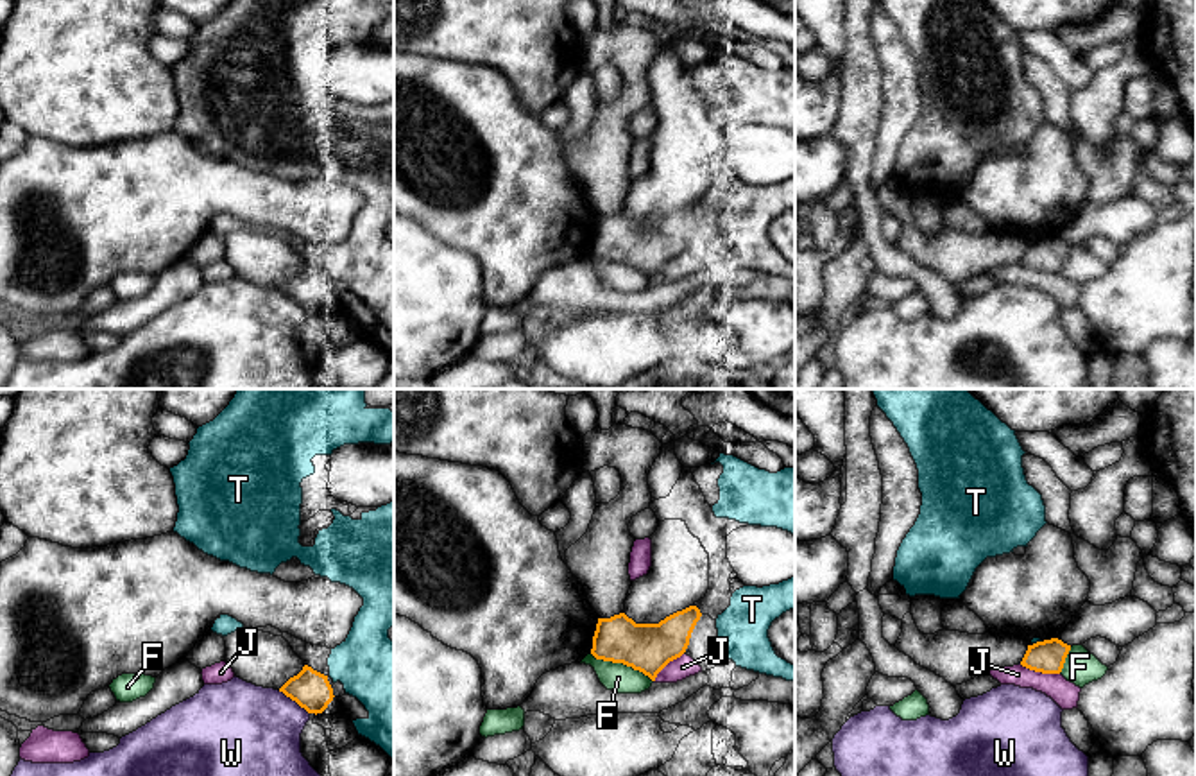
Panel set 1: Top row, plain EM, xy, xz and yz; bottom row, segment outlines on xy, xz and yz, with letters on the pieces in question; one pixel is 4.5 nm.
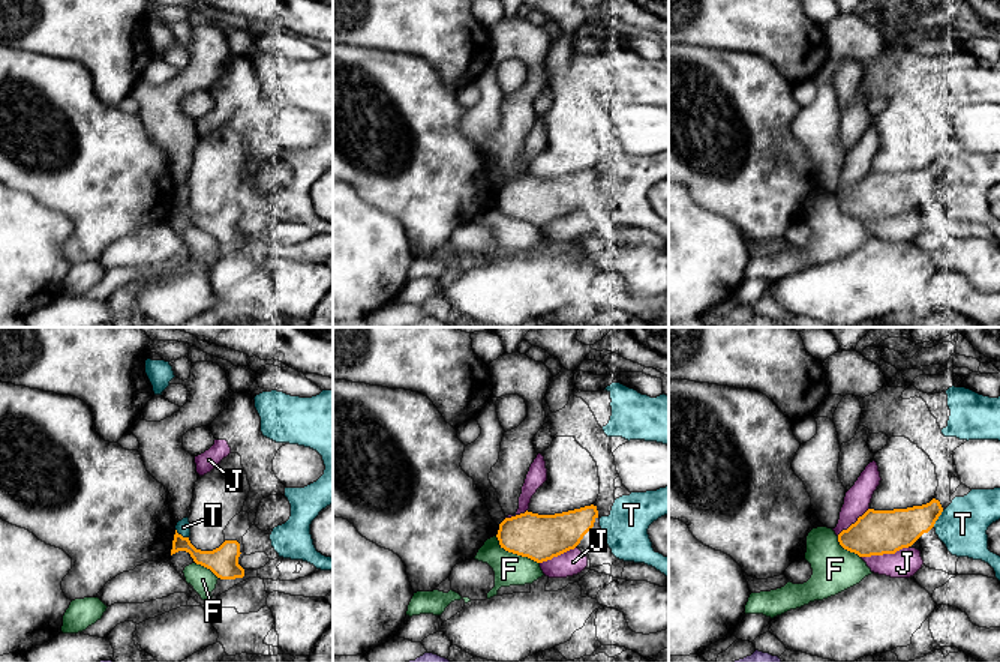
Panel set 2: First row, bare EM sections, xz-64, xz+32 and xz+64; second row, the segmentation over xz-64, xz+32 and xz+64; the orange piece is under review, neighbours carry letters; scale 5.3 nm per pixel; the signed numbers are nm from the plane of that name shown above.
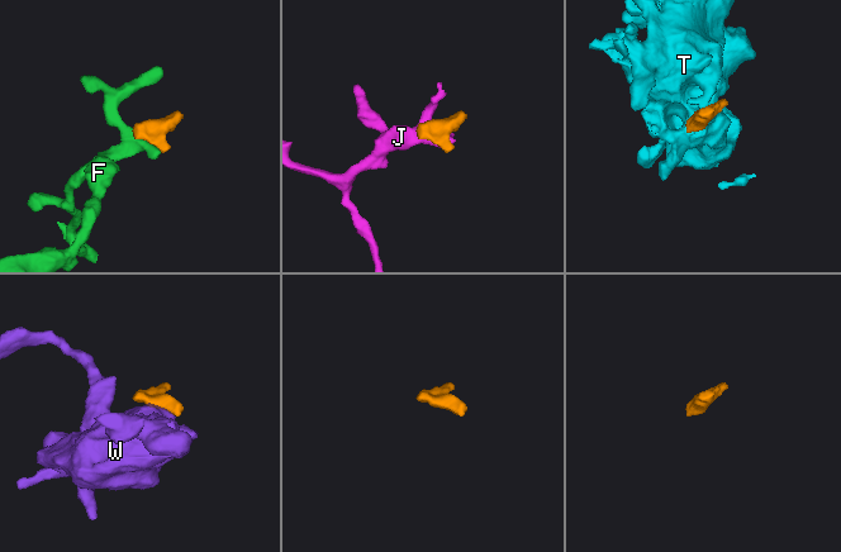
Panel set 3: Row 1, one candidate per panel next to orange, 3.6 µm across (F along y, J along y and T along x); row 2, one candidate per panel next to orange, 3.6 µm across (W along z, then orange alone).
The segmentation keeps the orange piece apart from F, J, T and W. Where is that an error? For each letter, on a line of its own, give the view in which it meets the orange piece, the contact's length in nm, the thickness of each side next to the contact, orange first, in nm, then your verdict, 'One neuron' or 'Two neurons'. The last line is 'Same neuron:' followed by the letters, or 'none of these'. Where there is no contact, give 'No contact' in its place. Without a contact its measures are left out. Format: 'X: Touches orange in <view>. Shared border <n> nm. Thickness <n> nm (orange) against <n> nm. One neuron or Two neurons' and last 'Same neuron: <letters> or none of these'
F: Touches orange in xz. Shared border 300 nm. Thickness 220 nm (orange) against 130 nm. Two neurons
J: Touches orange in yz. Shared border 190 nm. Thickness 150 nm (orange) against 120 nm. Two neurons
T: Touches orange in yz. Shared border 40 nm. Thickness 150 nm (orange) against 20 nm. Two neurons
W: Touches orange in xy. Shared border 180 nm. Thickness 170 nm (orange) against 400 nm. Two neurons
Same neuron: none of these

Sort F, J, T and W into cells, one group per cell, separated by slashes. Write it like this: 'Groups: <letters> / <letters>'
Groups: F / J / T / W

